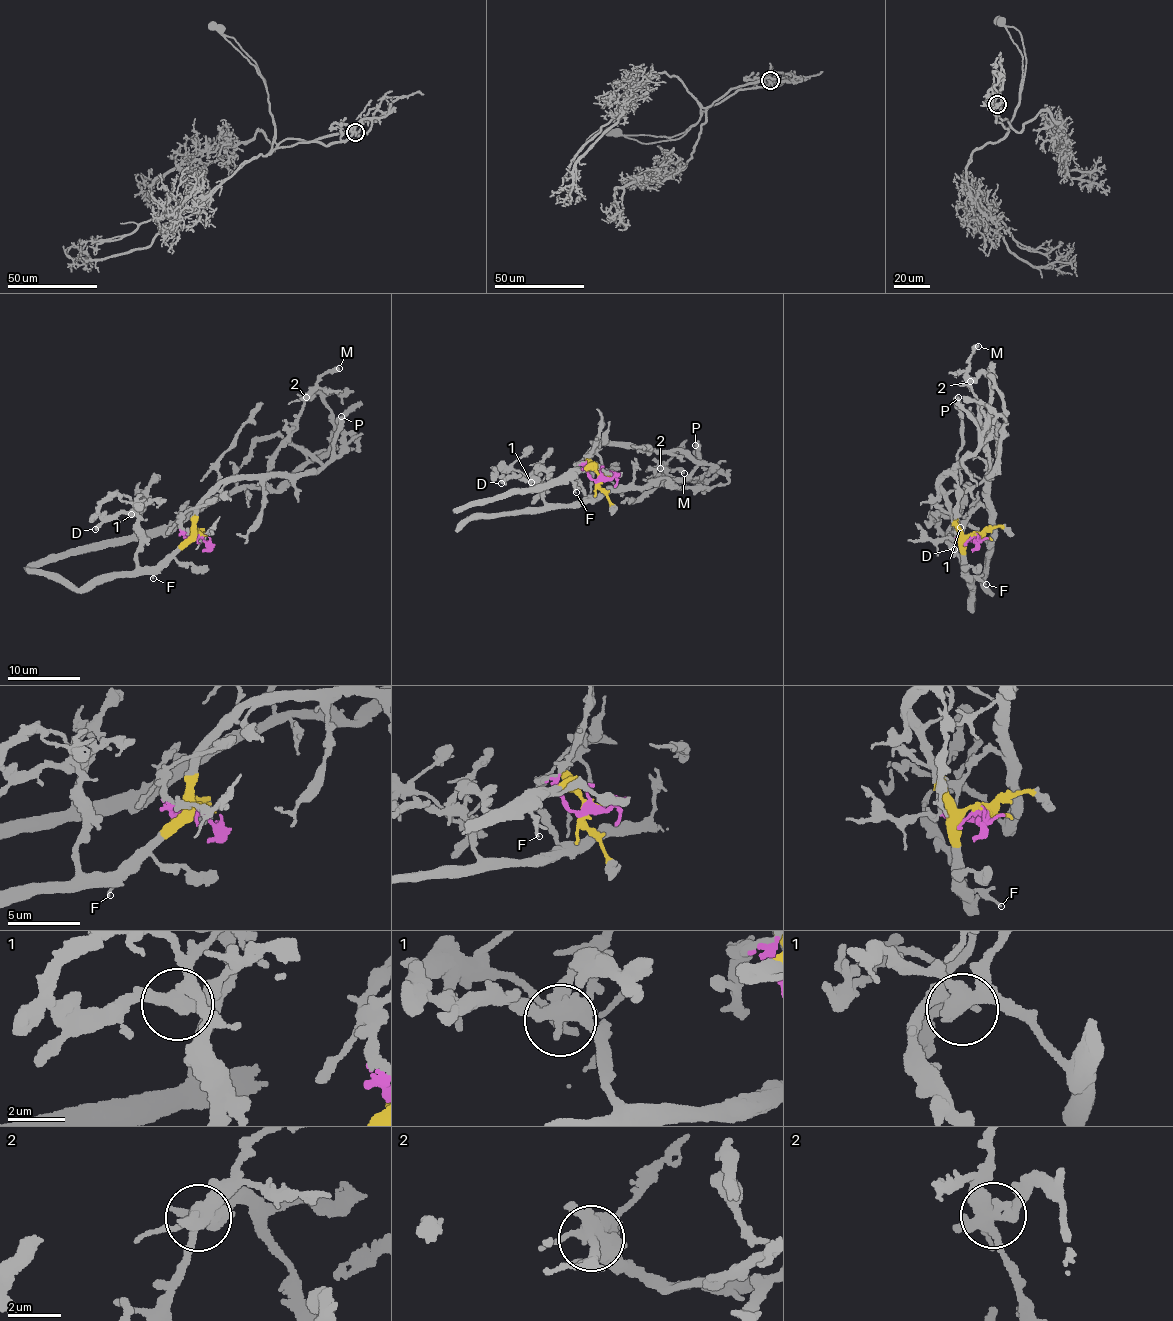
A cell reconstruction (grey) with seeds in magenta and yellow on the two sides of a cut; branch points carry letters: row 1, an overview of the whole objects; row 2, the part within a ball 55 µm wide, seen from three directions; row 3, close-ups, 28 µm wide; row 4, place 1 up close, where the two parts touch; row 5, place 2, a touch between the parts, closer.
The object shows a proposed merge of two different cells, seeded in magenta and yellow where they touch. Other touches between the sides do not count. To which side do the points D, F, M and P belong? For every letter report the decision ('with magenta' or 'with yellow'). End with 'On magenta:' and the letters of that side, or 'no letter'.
D: with magenta
F: with yellow
M: with magenta
P: with yellow
On magenta: D, M

